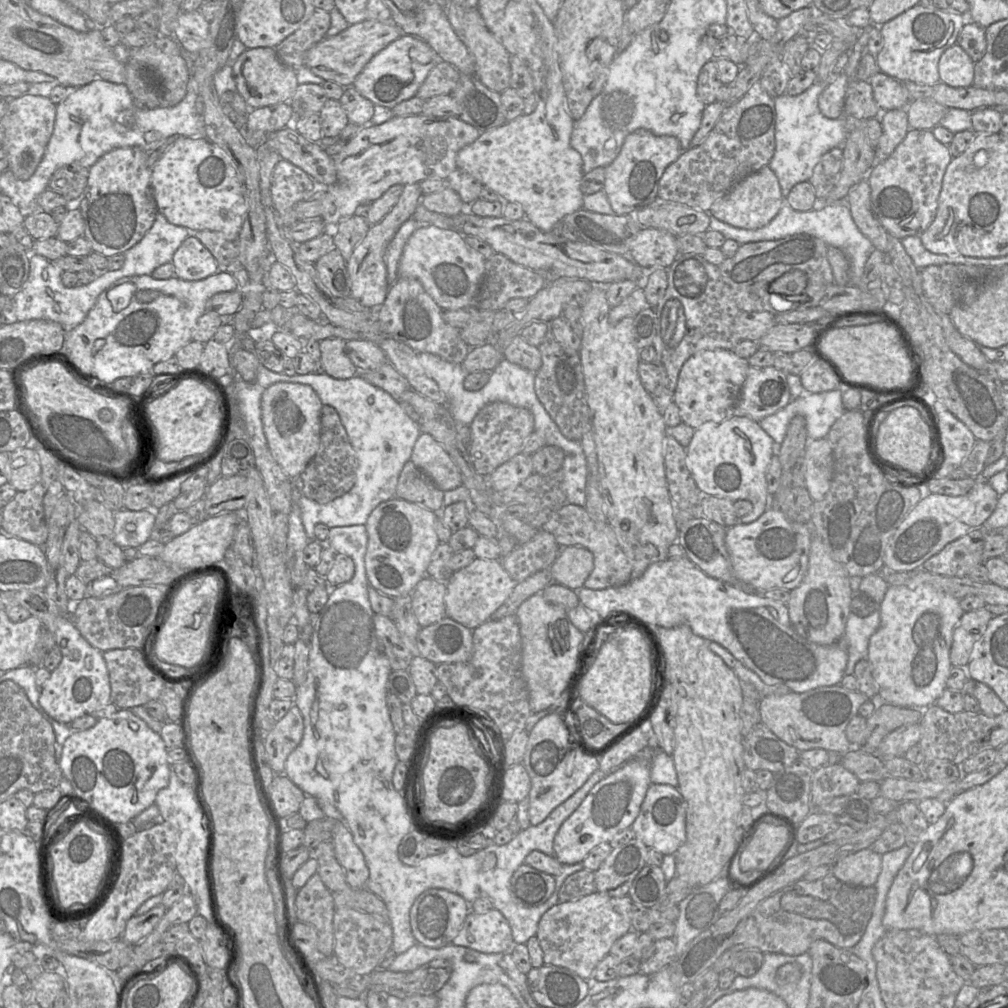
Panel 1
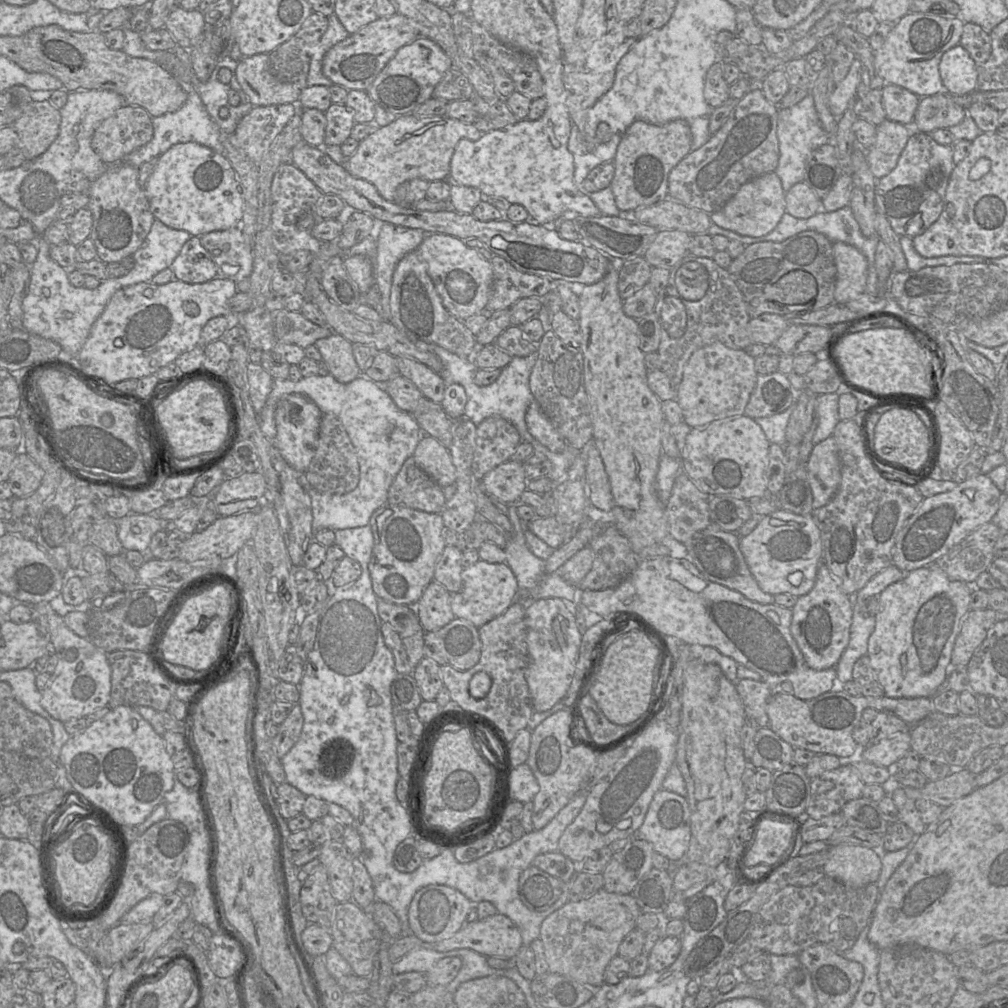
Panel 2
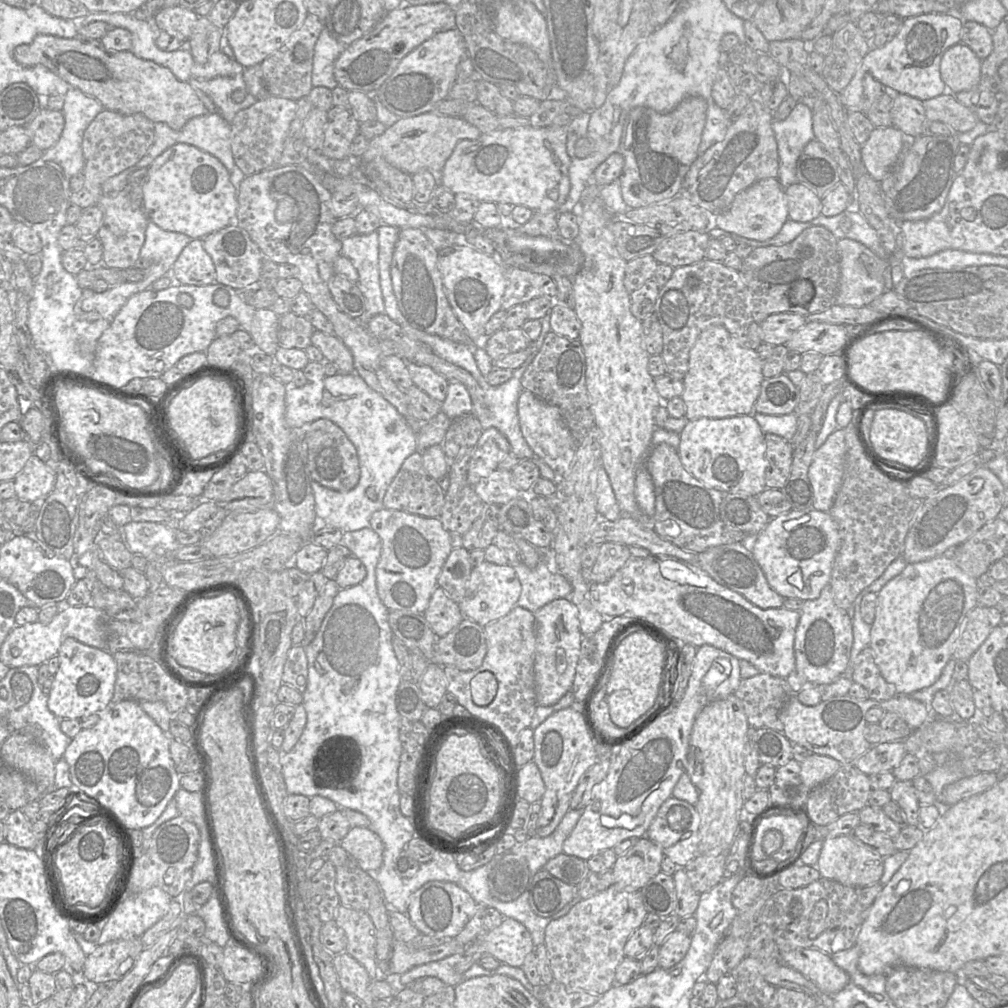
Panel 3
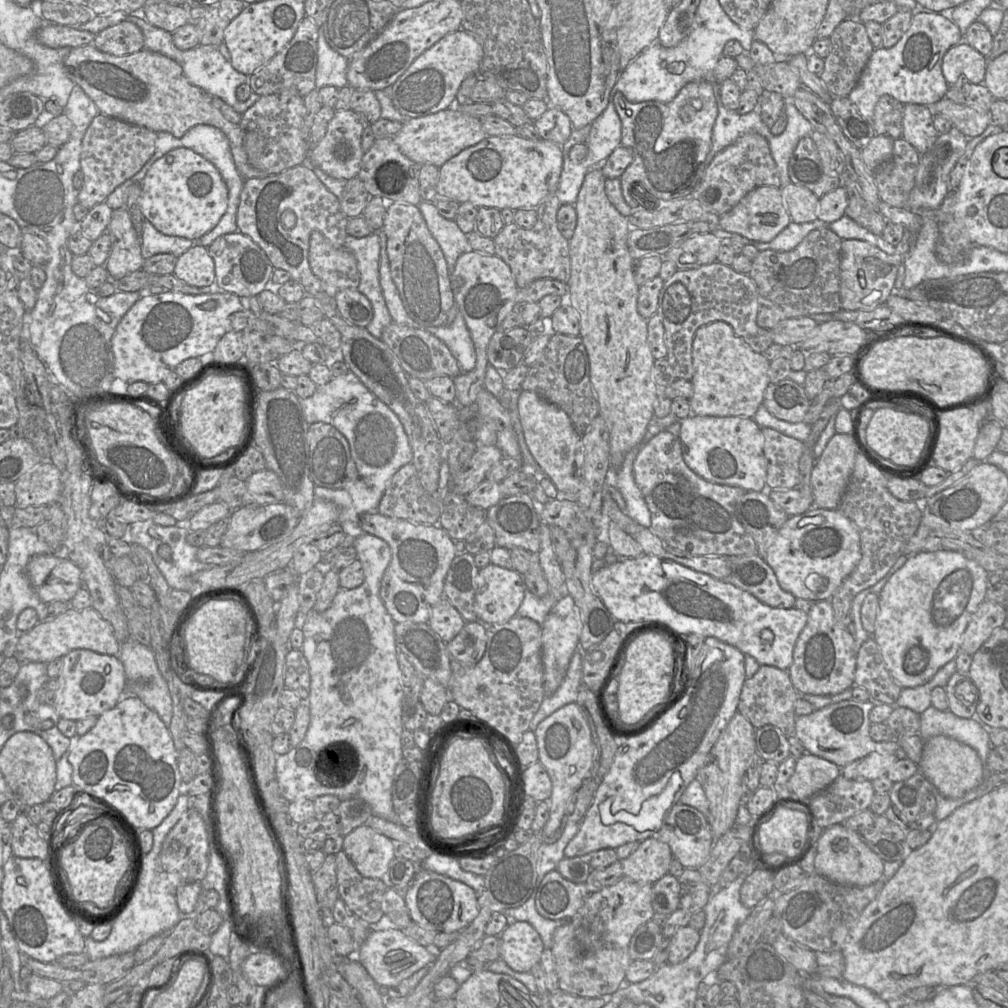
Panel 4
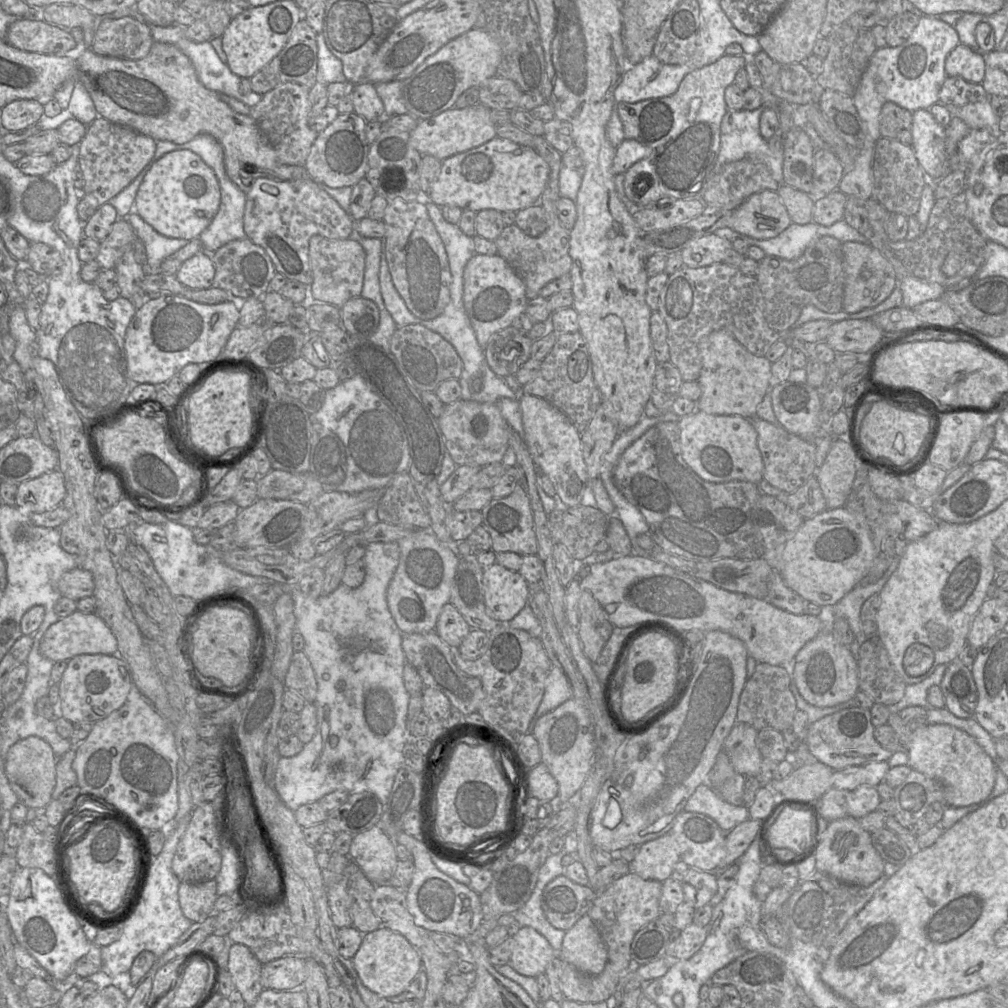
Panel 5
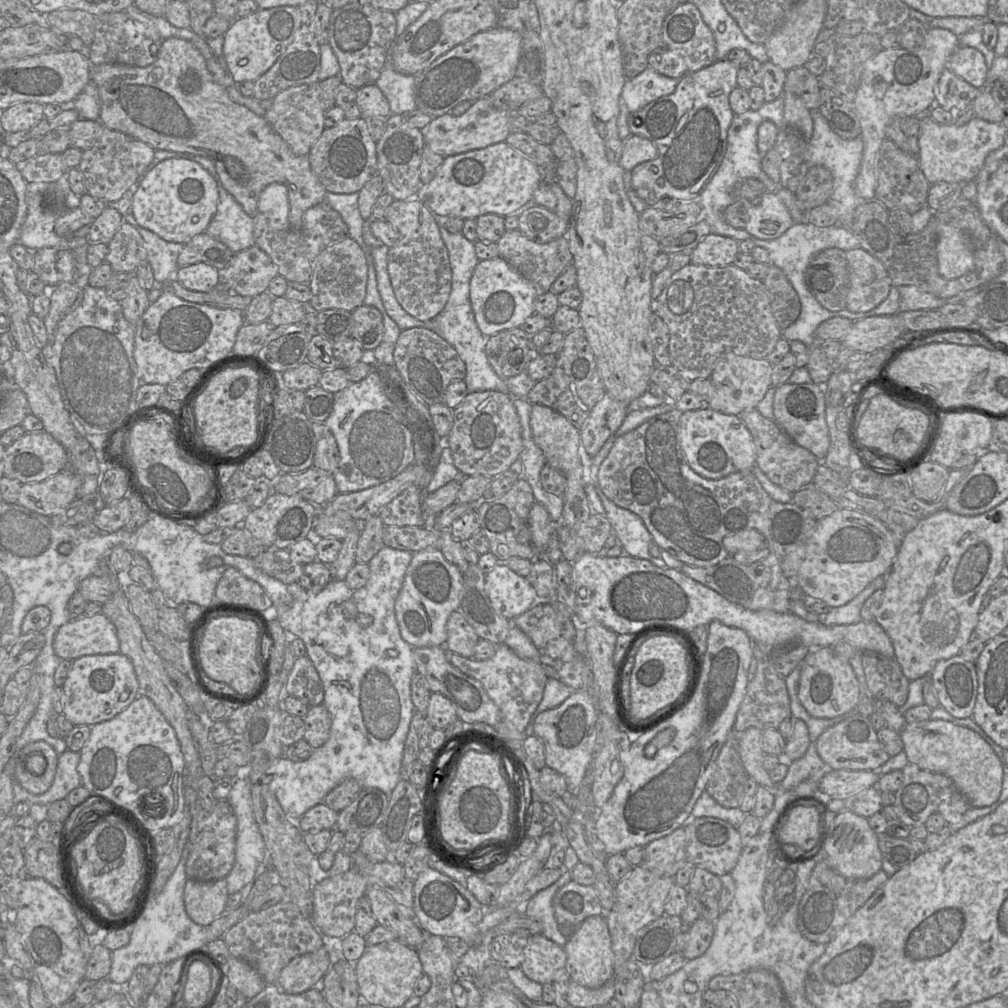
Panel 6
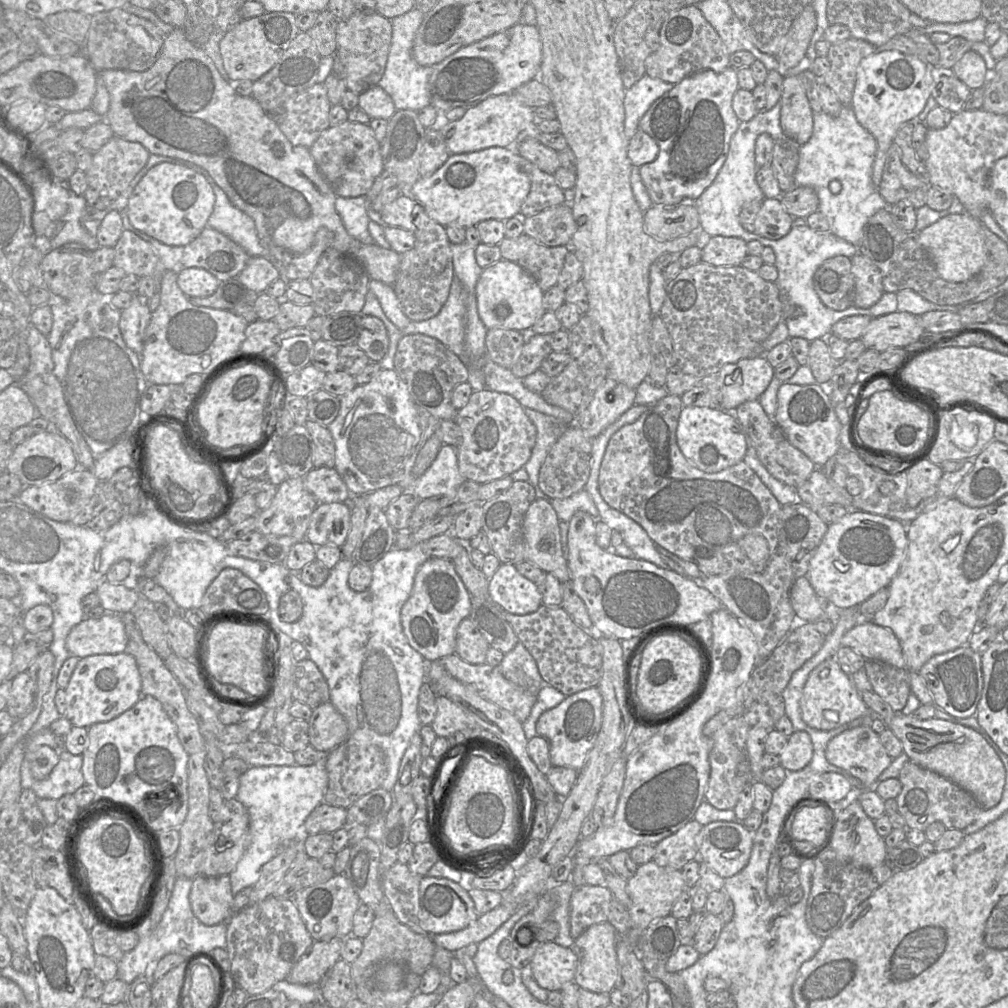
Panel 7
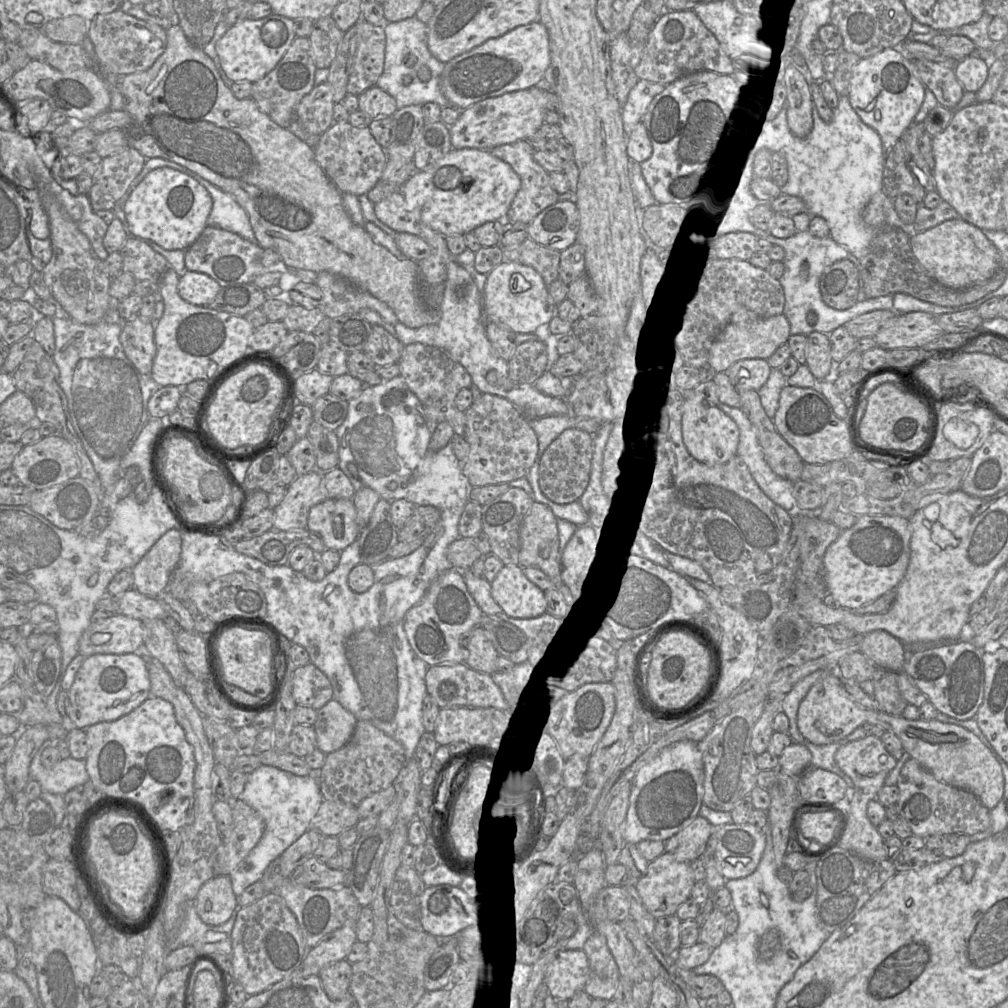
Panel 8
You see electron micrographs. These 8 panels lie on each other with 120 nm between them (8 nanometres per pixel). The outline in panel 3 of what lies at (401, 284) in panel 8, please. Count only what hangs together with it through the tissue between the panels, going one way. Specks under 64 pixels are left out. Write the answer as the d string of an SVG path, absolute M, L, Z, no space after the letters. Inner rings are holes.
M38 35L30 44L19 45L14 49L13 57L24 67L43 65L54 74L66 81L70 87L97 99L105 109L121 114L131 115L141 113L153 123L164 122L173 130L181 130L192 118L207 114L209 111L196 95L196 89L187 82L180 81L173 72L151 60L137 57L131 51L107 49L100 40L84 40L79 36L74 38L59 38L49 35Z

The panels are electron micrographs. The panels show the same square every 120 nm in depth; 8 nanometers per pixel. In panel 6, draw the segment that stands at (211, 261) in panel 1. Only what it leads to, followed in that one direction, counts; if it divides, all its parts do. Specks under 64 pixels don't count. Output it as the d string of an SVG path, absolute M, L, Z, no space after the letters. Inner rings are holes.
M201 262L178 268L172 279L196 292L208 292L219 283L218 270Z

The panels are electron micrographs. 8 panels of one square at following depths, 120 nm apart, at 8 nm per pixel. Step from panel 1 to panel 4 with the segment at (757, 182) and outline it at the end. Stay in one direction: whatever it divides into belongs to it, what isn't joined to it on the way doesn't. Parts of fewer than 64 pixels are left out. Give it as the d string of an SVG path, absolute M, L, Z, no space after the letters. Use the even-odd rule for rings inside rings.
M760 186L744 196L730 211L720 216L718 227L758 242L772 241L790 222L781 189L775 186Z

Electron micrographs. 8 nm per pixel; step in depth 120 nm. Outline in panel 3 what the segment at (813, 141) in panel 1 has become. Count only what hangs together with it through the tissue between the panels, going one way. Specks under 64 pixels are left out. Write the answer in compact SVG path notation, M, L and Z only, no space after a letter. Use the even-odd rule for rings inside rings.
M797 103L789 116L782 121L773 120L772 128L778 149L778 181L785 189L798 182L796 164L804 147L815 139L813 111Z

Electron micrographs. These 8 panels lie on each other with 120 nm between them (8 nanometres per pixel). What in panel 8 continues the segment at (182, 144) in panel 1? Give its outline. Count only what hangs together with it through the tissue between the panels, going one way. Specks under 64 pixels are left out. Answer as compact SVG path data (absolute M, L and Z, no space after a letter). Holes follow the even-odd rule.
M169 167L149 172L126 200L123 210L128 229L137 239L150 240L165 250L186 250L207 226L212 198L192 177Z

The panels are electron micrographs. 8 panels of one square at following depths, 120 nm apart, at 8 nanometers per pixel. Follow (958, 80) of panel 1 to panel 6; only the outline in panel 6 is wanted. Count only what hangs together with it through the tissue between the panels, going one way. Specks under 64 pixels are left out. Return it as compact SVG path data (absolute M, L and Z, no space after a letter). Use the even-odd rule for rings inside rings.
M959 46L951 55L948 68L978 89L983 88L987 83L989 68L984 55L974 47Z

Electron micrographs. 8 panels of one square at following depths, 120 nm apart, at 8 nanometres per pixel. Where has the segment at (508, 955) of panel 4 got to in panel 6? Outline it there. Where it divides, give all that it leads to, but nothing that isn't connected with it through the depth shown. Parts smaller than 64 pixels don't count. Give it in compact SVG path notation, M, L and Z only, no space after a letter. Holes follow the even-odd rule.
M536 934L528 939L520 968L530 980L541 985L552 984L555 975L565 969L566 961L563 947L542 934Z

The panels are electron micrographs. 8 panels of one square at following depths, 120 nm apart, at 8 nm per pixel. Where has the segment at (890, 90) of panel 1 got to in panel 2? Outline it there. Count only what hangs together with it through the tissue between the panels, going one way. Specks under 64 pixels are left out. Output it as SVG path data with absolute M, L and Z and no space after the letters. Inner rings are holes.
M894 84L882 88L882 104L886 119L913 126L914 115L920 101L919 96Z

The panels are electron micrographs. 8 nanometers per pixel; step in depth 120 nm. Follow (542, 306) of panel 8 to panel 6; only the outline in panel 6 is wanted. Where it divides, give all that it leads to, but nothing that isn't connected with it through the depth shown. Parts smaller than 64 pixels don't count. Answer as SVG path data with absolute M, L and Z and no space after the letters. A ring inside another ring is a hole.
M503 257L480 260L470 280L470 302L476 323L486 337L502 330L521 327L532 316L537 291L533 284Z

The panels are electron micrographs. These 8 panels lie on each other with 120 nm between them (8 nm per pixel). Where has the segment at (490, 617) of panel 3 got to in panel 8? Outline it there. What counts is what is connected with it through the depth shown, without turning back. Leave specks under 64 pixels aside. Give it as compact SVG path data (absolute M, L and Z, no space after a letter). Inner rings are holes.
M504 565L491 583L491 596L511 618L532 619L547 612L547 601L538 586L517 565Z

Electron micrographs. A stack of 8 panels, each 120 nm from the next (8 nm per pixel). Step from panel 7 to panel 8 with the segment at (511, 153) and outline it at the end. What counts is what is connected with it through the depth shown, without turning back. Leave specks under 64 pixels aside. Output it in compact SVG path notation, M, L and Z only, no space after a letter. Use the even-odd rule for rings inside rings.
M453 148L430 169L415 171L401 187L401 193L405 199L407 212L418 215L420 221L432 230L444 236L451 236L472 232L486 222L503 221L520 187L520 176L508 163L494 156L491 151Z

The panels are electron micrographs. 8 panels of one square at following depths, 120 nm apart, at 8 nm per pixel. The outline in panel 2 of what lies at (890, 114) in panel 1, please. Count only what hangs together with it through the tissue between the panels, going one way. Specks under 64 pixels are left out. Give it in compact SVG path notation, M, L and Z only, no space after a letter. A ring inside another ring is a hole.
M888 119L876 126L876 141L866 151L866 159L877 180L888 175L896 167L911 136L911 127Z

